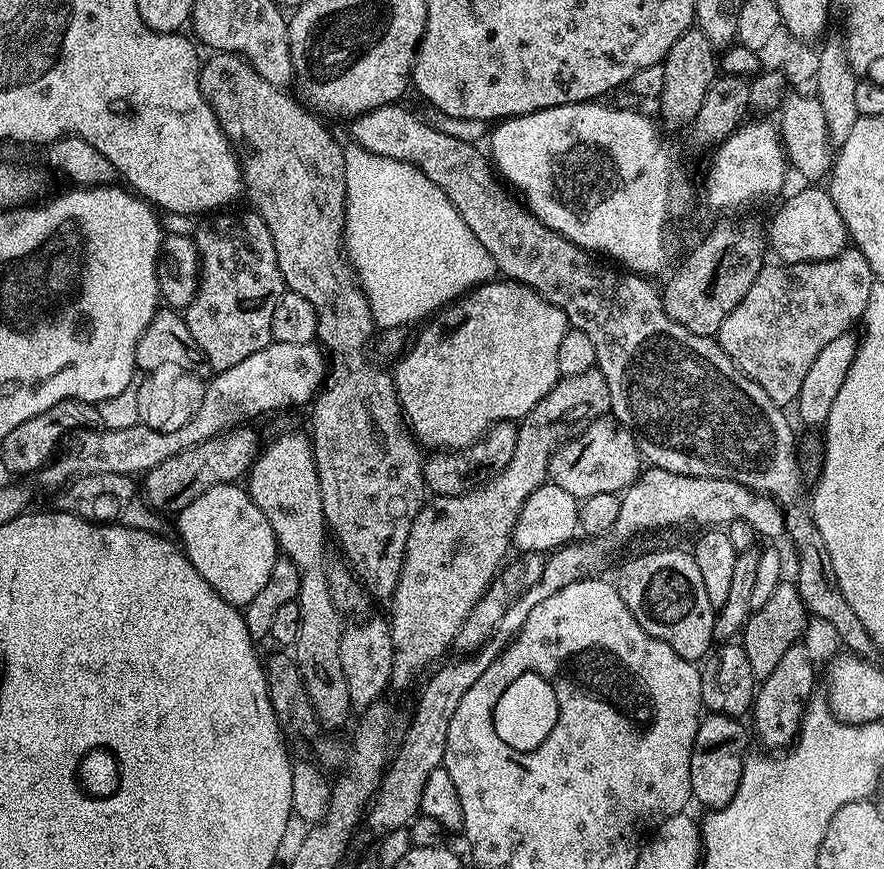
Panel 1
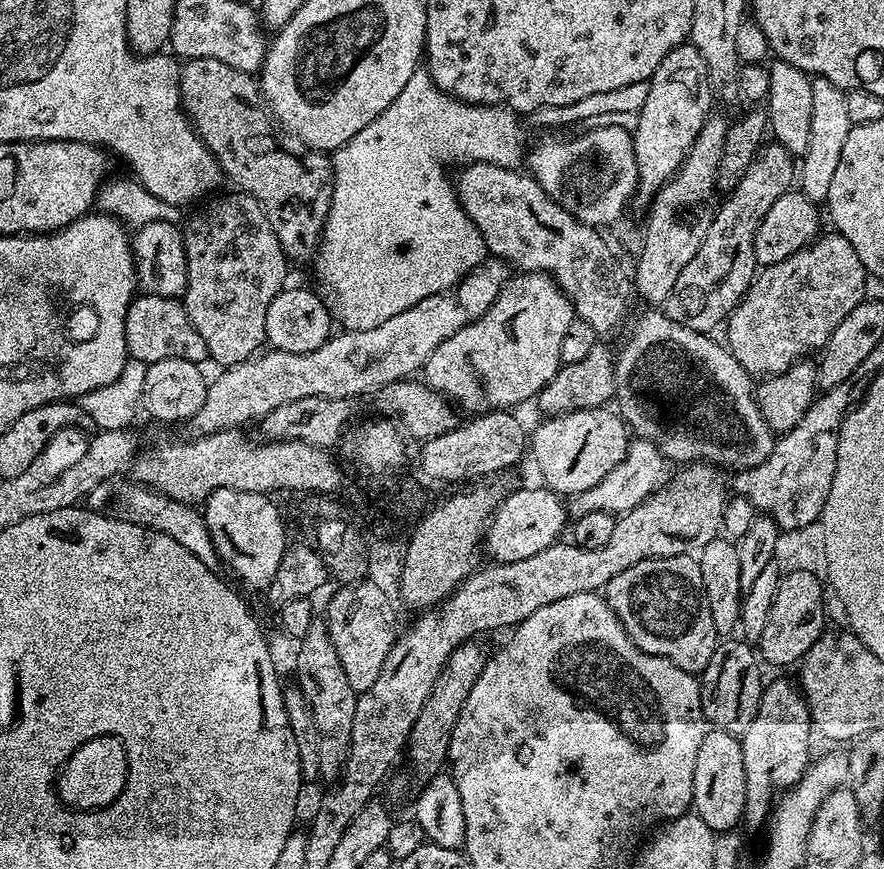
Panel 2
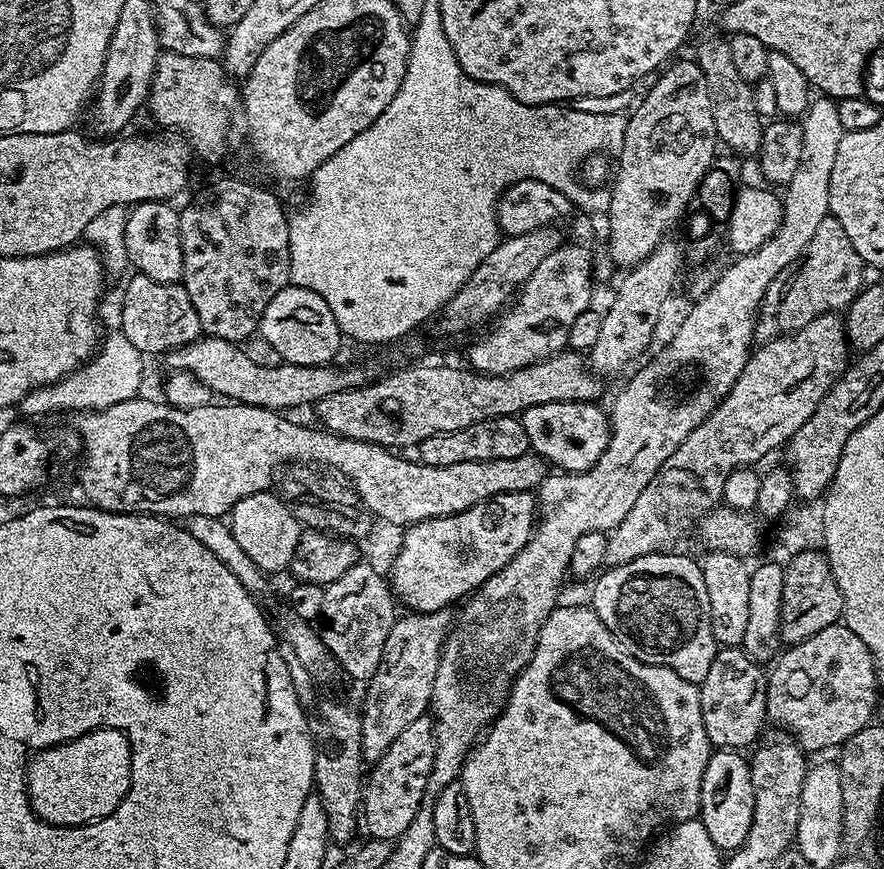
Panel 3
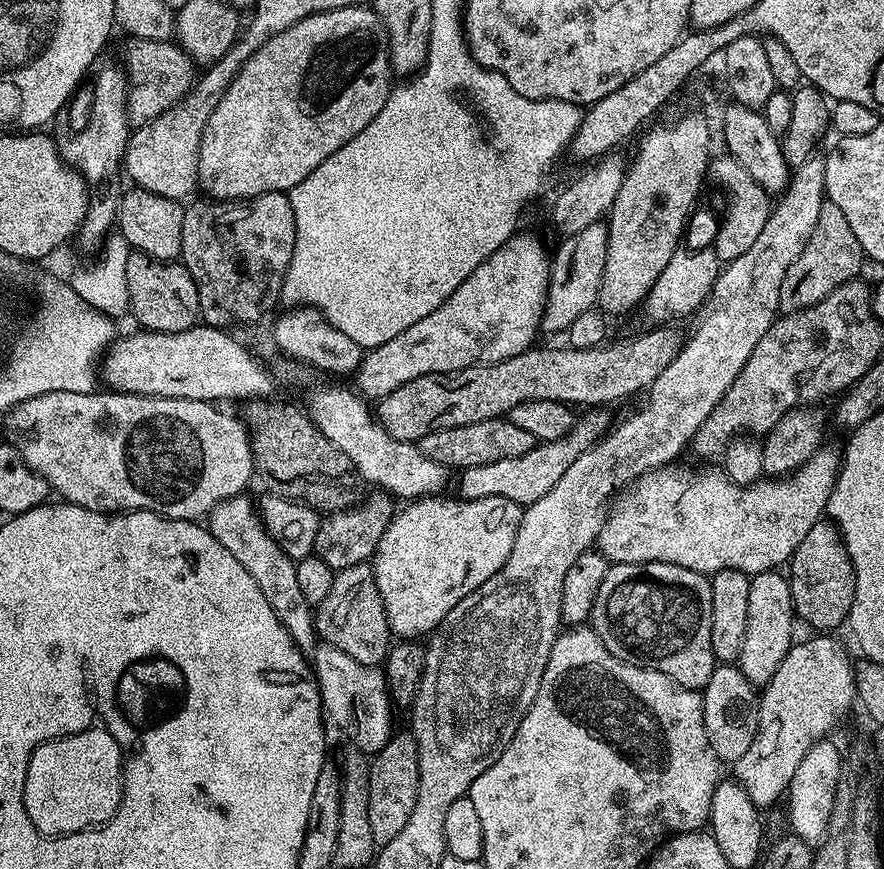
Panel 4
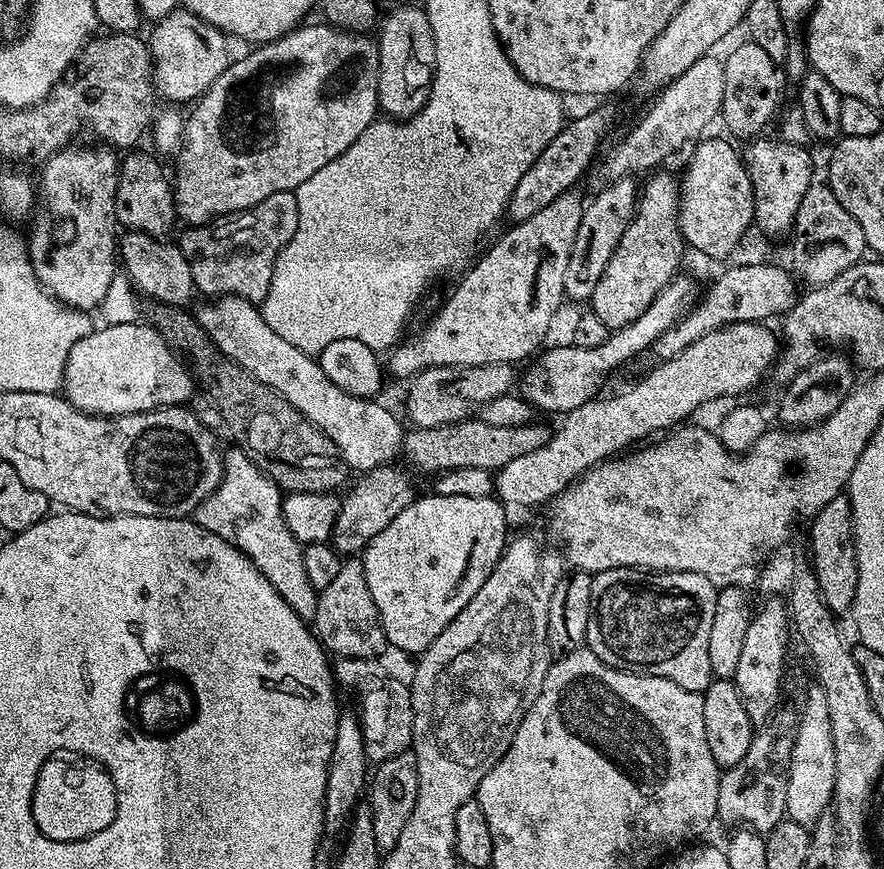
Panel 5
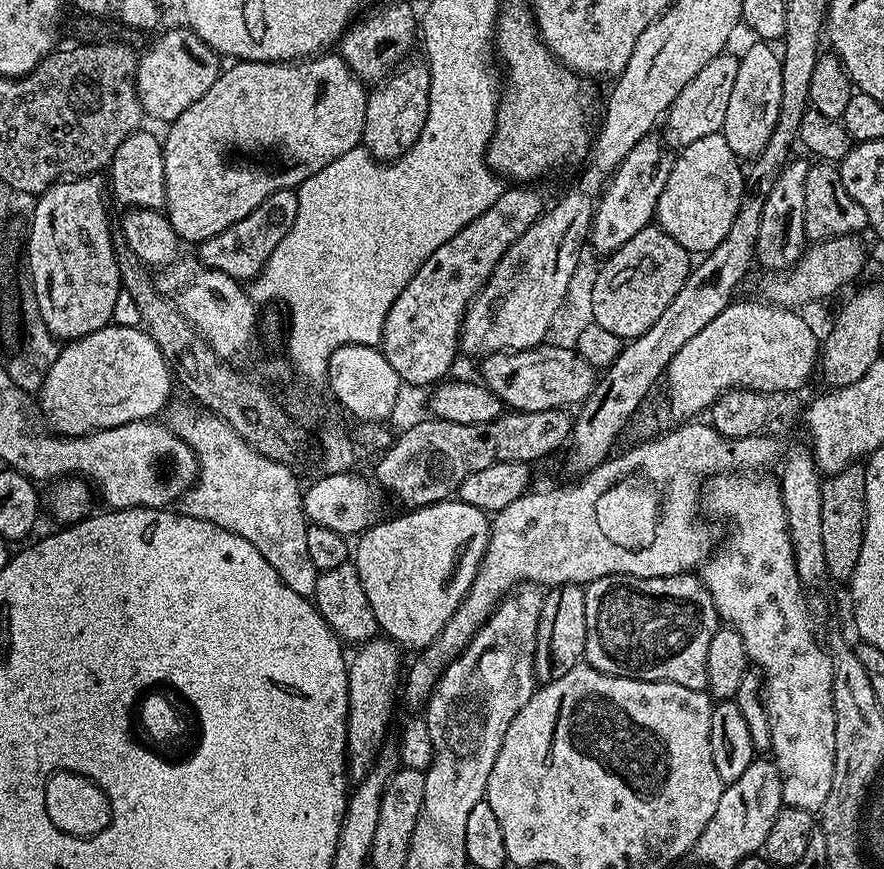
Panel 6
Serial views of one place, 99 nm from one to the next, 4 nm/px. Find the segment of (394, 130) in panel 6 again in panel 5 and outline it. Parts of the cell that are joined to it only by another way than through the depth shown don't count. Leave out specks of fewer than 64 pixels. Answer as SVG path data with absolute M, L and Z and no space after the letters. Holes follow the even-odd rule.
M400 4L388 13L383 13L379 21L380 36L376 52L378 54L378 82L376 83L376 102L379 111L385 117L397 122L409 120L413 114L420 112L428 100L432 89L432 75L436 69L436 51L434 50L434 34L430 30L430 18L423 7L415 8L412 4Z

